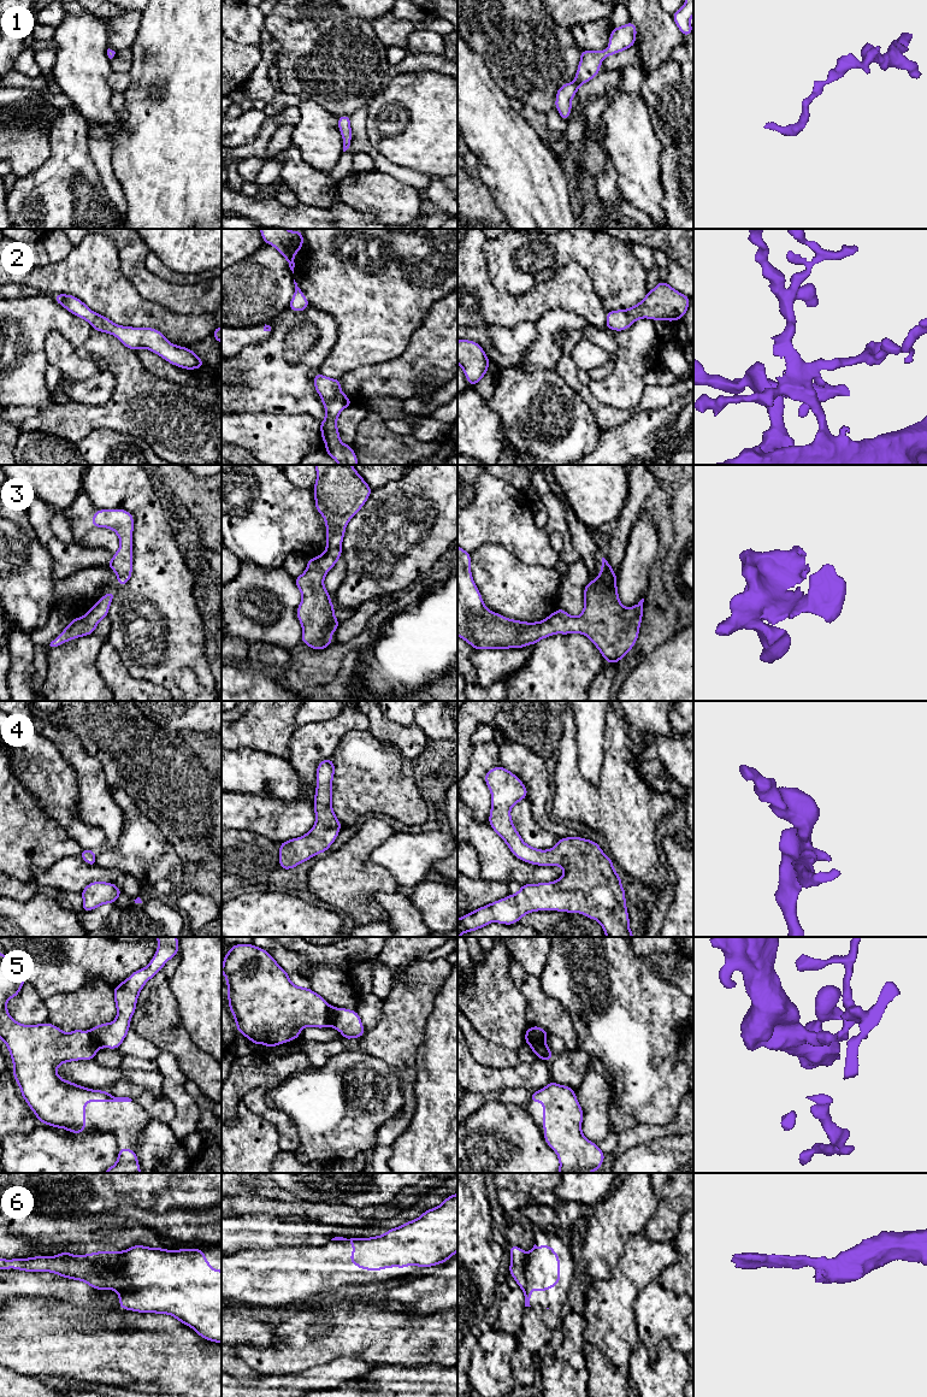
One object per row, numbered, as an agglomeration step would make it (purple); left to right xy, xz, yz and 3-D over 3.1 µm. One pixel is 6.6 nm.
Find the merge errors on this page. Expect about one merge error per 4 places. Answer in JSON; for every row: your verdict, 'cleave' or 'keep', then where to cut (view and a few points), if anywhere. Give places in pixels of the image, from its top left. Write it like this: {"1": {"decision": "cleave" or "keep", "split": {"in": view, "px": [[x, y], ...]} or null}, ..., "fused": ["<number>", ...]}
{"1": {"decision": "keep", "split": null}, "2": {"decision": "keep", "split": null}, "3": {"decision": "keep", "split": null}, "4": {"decision": "keep", "split": null}, "5": {"decision": "cleave", "split": {"in": "yz", "px": [[527, 1030], [531, 1037], [545, 1038]]}}, "6": {"decision": "cleave", "split": {"in": "xy", "px": [[124, 1251], [119, 1273], [127, 1279], [127, 1284], [114, 1289]]}}, "fused": ["5", "6"]}

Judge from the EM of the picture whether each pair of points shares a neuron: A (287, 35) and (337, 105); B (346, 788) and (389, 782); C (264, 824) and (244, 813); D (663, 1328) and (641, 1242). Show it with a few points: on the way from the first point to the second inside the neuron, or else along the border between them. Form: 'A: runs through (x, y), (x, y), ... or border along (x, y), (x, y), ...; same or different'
A: runs through (303, 52), (336, 88); same
B: runs through (356, 788), (366, 782), (378, 782); same
C: runs through (259, 821), (255, 821), (249, 815); same
D: border along (657, 1280), (647, 1284), (633, 1303); different

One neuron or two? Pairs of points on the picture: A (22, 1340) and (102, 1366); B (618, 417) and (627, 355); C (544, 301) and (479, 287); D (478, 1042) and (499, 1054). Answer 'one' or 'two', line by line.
A: one
B: two
C: one
D: one

